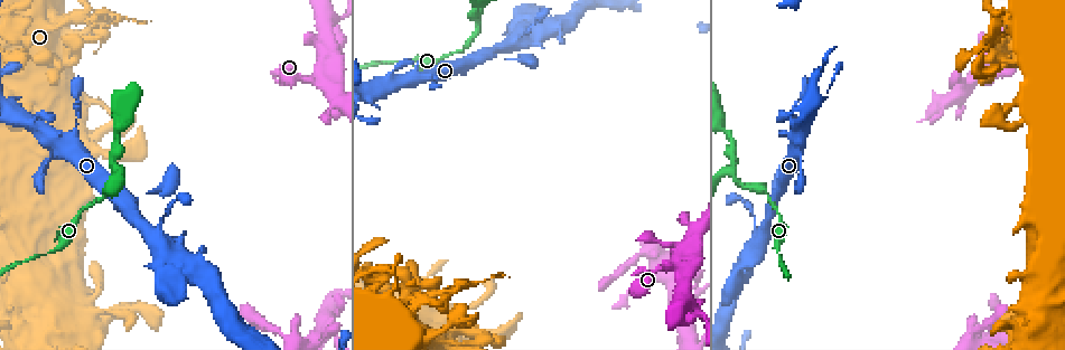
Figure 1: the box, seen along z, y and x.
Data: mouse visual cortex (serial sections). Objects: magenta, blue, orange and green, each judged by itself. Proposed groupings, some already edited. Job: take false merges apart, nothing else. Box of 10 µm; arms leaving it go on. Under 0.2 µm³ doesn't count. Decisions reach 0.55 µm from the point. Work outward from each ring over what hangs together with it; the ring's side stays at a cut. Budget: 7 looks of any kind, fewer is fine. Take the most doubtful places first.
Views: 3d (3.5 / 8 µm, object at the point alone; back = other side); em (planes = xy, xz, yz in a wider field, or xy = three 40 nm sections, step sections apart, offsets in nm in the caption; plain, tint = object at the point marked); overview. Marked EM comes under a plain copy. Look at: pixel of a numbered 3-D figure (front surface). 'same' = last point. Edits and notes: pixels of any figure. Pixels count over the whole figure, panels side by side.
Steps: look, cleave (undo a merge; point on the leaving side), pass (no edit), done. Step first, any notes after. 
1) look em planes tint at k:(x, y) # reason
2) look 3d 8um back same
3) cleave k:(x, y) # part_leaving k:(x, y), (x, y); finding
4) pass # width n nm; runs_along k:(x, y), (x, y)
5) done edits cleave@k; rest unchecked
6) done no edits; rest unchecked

look 3d 3.5um at 1:(975, 79) # a fork

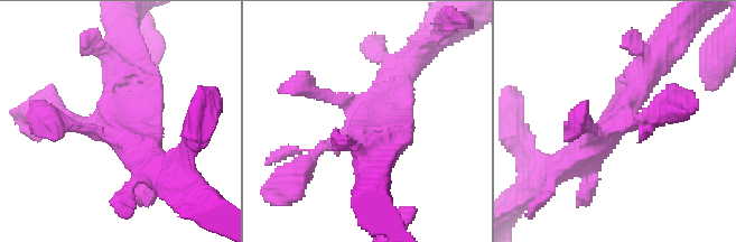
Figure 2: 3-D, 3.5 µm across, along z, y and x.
look em xy step 5 tint at 2:(358, 126) # shape alone is not enough

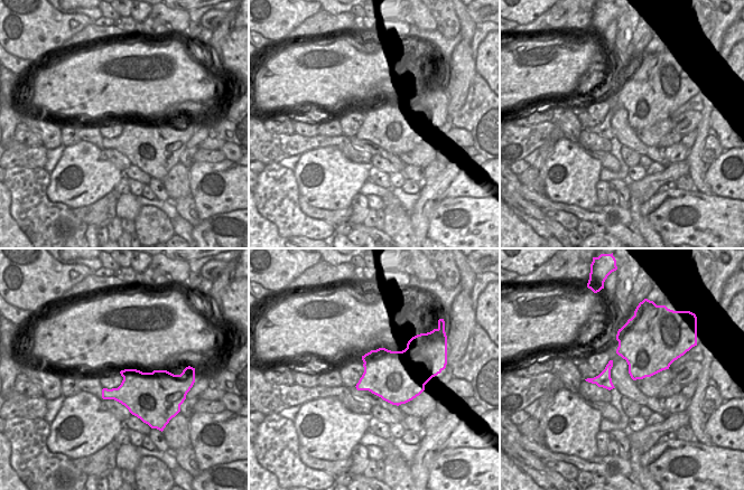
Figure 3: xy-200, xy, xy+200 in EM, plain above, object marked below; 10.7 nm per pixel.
pass # runs_along 2:(49, 108), (108, 126), (118, 63); one cell here

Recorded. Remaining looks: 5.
look 3d 3.5um at 1:(18, 22) # abrupt turn

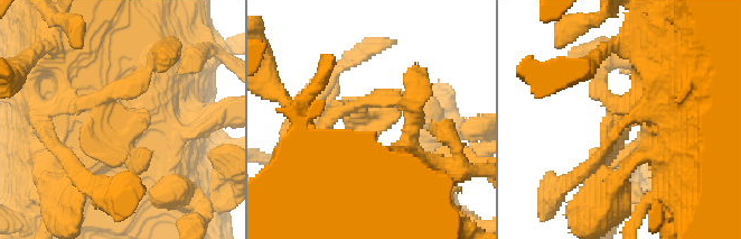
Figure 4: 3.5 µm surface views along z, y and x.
look em xy step 3 tint at 4:(367, 116)

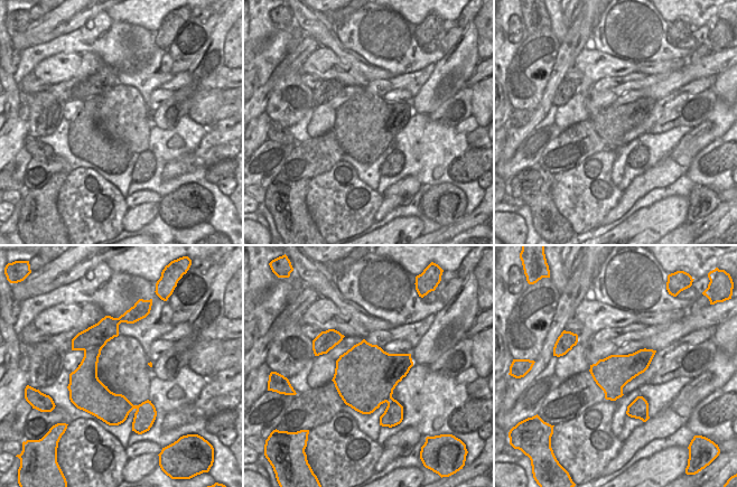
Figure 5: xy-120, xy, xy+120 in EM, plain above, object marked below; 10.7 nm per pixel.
pass # runs_along 4:(369, 193), (369, 121), (353, 109), (397, 92); one cell here

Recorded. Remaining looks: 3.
look em xy step 2 tint at 1:(119, 174) # abrupt turn

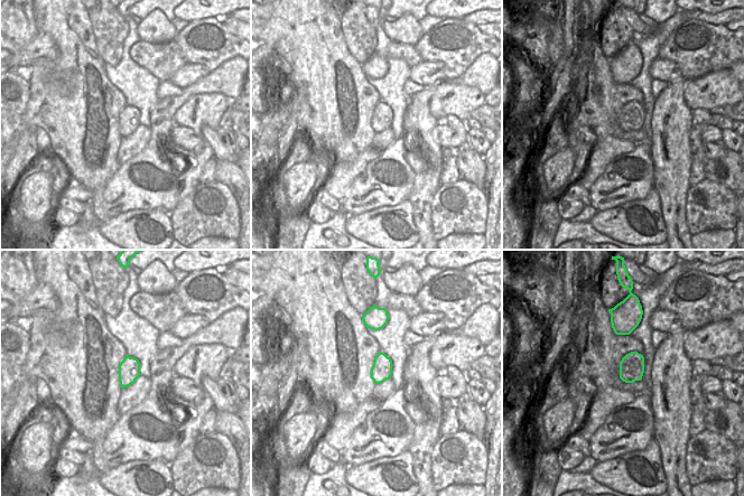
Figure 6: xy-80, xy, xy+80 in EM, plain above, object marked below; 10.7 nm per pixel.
look 3d 3.5um back same

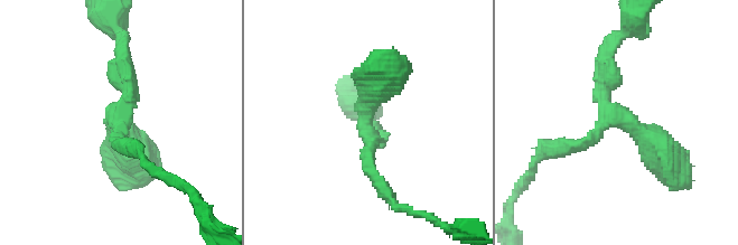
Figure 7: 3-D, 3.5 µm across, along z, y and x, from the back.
pass # runs_along 7:(550, 151), (598, 131), (607, 52); one cell here

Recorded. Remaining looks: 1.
done no edits; rest unchecked

